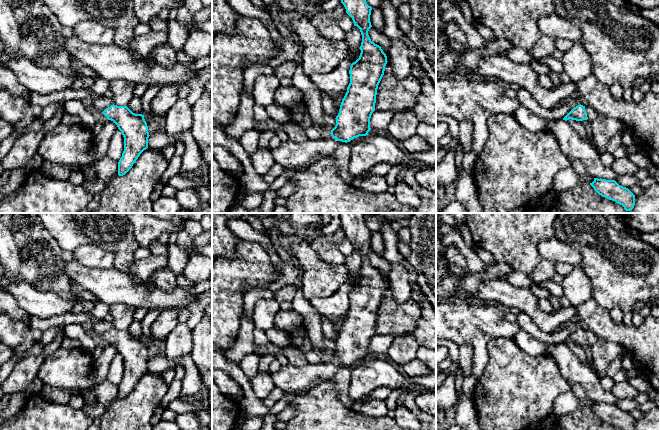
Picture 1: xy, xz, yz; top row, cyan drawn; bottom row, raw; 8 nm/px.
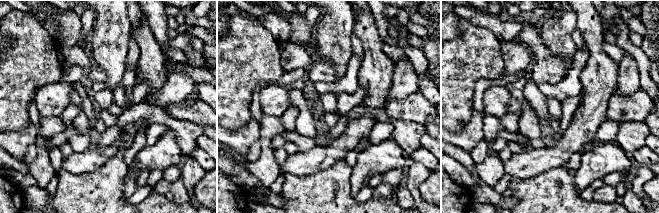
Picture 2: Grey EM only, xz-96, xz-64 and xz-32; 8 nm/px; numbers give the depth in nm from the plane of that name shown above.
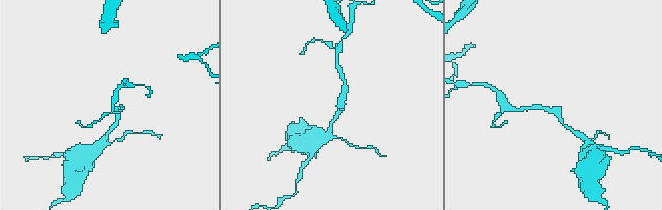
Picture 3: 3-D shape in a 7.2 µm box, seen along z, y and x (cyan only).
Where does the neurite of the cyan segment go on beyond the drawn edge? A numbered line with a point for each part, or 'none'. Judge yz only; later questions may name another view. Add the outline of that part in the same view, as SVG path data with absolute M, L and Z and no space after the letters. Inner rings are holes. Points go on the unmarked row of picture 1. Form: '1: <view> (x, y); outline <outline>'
1: yz (591, 337); outline M585 330L585 335L587 337L587 344L590 346L599 340L599 337L591 331Z

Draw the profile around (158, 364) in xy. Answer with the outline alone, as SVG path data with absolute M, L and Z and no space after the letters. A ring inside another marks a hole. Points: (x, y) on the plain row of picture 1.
M156 355L148 362L148 371L152 373L163 373L171 367L172 362L166 357Z

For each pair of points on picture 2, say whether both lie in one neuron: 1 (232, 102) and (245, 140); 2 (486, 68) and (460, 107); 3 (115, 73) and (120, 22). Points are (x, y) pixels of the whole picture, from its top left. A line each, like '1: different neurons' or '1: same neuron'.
1: different neurons
2: same neuron
3: same neuron

